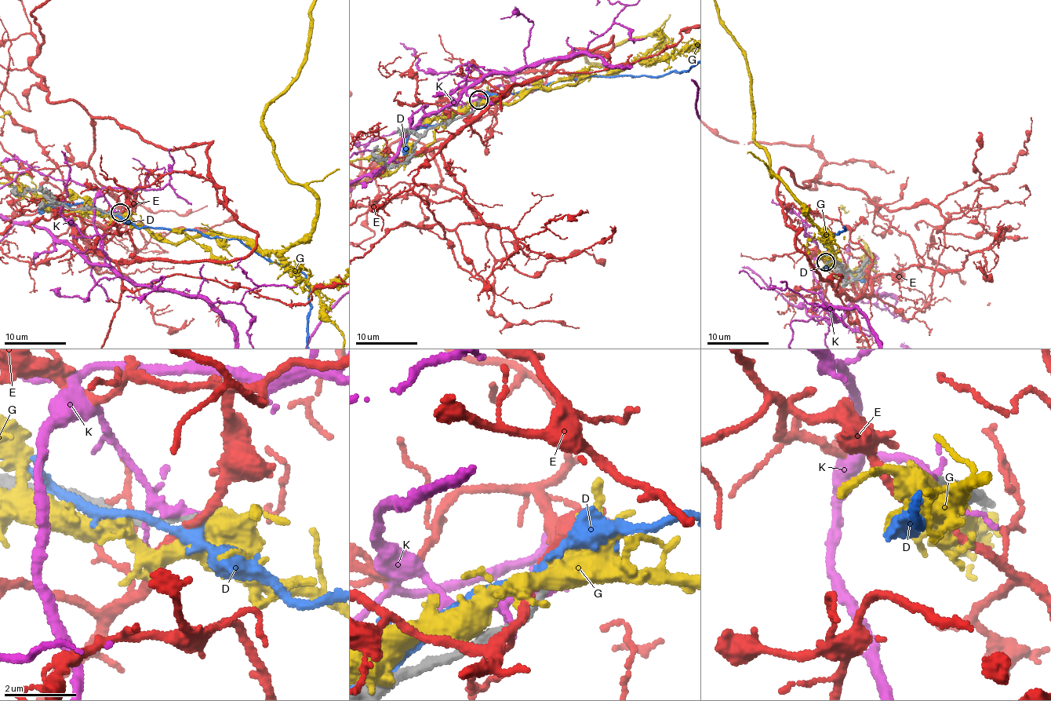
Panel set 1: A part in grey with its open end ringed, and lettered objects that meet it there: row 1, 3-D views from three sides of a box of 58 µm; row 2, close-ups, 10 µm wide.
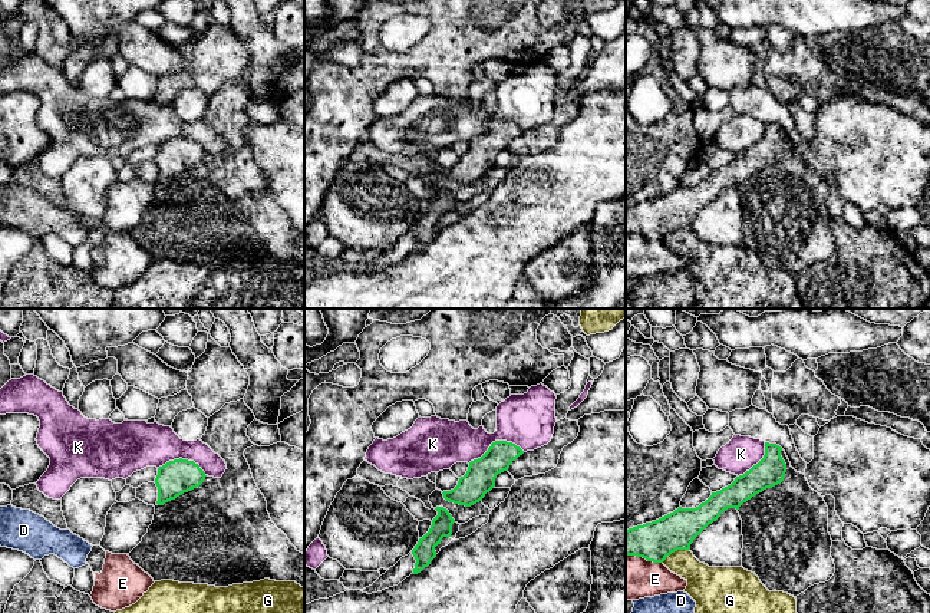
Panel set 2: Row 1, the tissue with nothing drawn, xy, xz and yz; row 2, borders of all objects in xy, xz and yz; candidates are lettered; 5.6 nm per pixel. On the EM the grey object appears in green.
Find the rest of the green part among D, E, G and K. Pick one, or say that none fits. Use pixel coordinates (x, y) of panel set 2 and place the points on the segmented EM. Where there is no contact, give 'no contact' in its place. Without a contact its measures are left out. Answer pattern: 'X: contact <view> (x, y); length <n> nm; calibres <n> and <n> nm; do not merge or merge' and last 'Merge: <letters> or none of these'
D: no contact; do not merge
E: contact yz (645, 557); length 220 nm; calibres 220 and 260 nm; do not merge
G: contact yz (675, 550); length 180 nm; calibres 220 and 200 nm; do not merge
K: contact xz (495, 441); length 320 nm; calibres 170 and 300 nm; do not merge
Merge: none of these

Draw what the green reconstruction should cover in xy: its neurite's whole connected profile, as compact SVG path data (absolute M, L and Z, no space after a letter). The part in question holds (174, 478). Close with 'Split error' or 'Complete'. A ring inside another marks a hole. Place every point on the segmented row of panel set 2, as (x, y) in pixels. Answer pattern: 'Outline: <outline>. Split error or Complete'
Outline: M174 459L158 468L155 484L158 487L158 505L175 500L177 497L199 487L205 479L205 472L198 464L188 459Z. Complete

